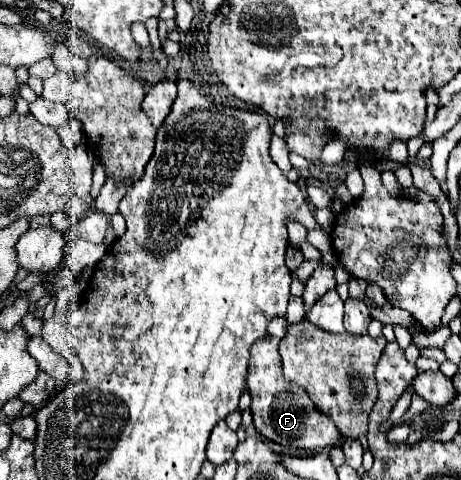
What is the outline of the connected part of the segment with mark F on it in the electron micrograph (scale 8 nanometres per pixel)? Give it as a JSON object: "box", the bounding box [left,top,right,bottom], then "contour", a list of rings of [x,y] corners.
{"box":[248,335,340,451],"contour":[[[266,335],[258,339],[250,349],[250,367],[248,367],[248,389],[252,395],[252,415],[254,427],[266,439],[292,447],[292,449],[310,449],[320,451],[324,447],[340,445],[340,429],[328,419],[322,411],[316,409],[308,393],[286,381],[282,375],[282,361],[278,355],[278,343],[272,343],[272,337]]]}

